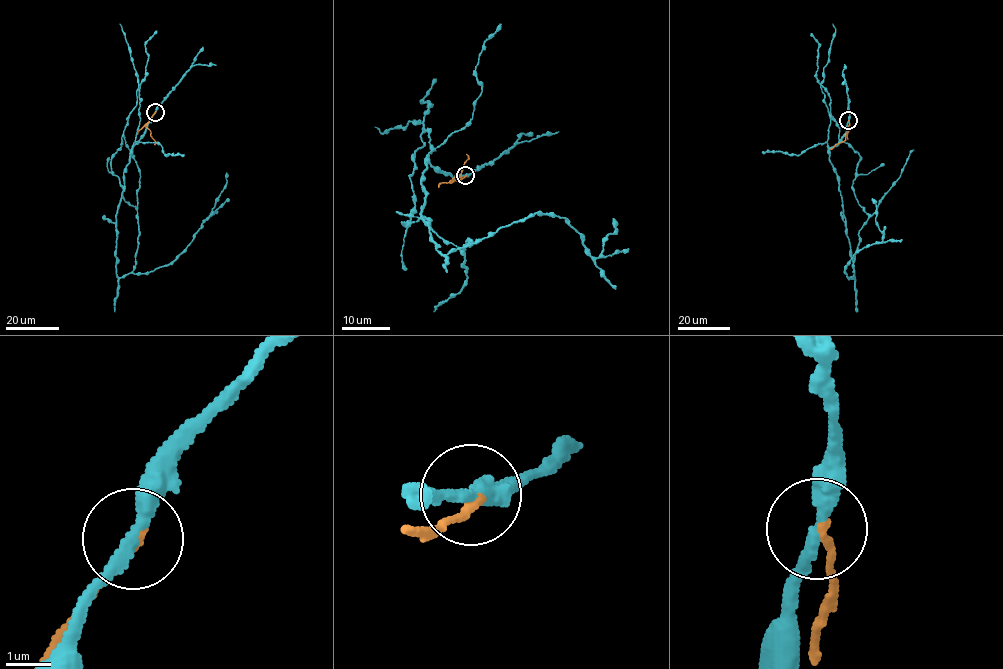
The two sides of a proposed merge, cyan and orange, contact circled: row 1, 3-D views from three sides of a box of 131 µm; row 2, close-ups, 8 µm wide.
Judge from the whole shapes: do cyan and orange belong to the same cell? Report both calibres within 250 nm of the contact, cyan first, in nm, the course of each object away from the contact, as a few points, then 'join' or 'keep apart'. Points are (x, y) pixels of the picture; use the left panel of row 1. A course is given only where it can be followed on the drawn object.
280/200 nm | cyan via (155, 112), (123, 173), (118, 277), (135, 265), (139, 226), (110, 161), (145, 76), (145, 42), (157, 31) | orange via (155, 112), (145, 126), (154, 144) | keep apart

